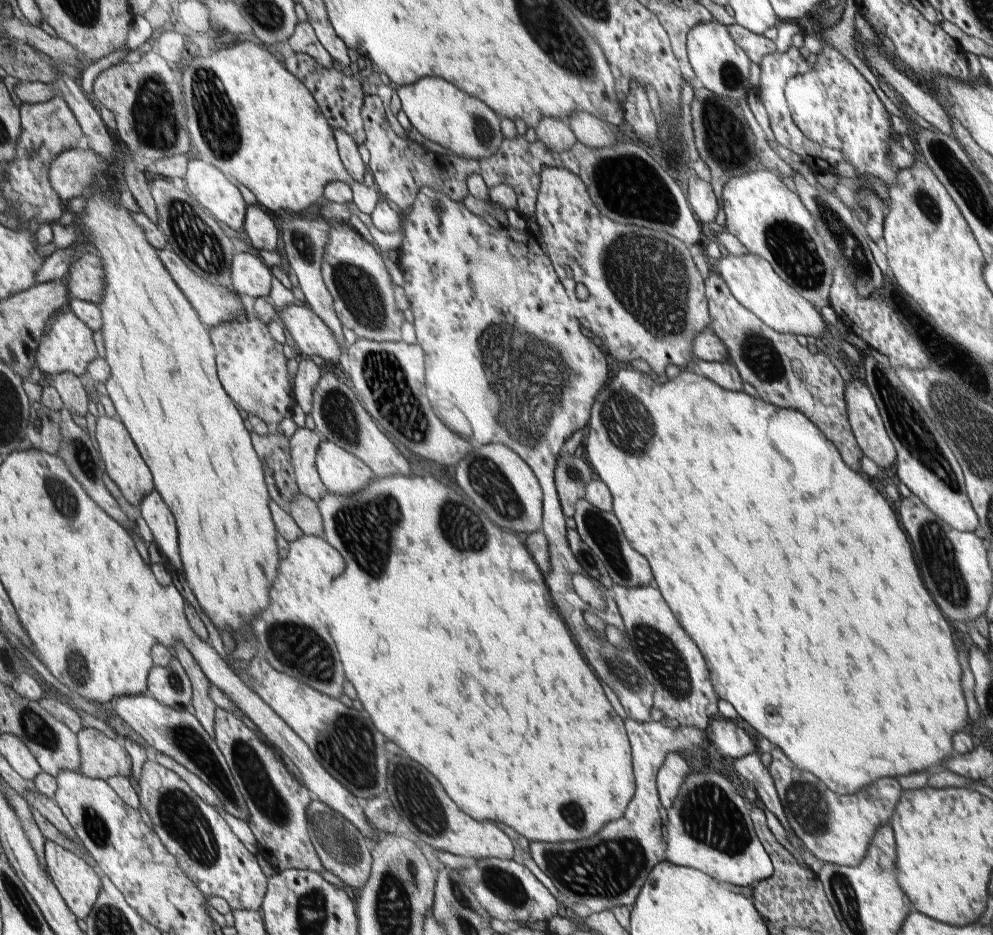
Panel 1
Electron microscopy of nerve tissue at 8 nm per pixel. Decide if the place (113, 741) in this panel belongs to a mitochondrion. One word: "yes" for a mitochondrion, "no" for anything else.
no

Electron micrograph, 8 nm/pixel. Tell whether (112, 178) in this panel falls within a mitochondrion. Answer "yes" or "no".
no

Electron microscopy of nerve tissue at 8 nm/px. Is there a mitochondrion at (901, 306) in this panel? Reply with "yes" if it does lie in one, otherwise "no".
no

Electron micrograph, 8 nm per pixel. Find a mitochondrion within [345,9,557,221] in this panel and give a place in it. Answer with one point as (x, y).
(484, 132)

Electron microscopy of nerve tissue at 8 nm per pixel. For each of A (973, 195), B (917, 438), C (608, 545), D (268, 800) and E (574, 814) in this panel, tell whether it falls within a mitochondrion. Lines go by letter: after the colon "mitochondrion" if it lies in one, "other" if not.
A: mitochondrion
B: mitochondrion
C: mitochondrion
D: mitochondrion
E: mitochondrion

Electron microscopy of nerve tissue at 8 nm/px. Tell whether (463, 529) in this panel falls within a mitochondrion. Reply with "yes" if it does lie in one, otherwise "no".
yes

